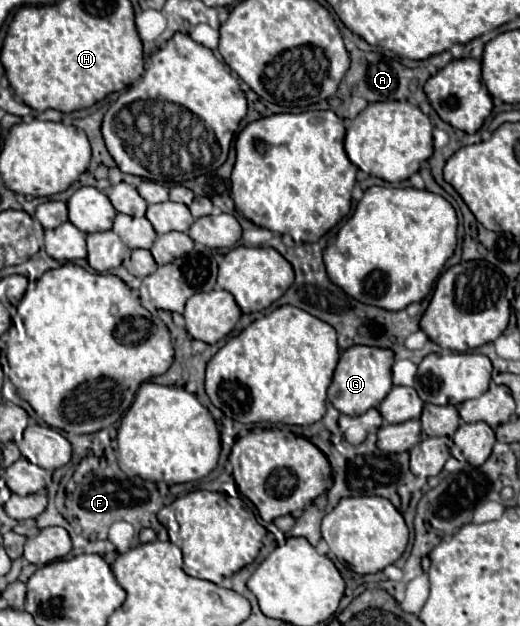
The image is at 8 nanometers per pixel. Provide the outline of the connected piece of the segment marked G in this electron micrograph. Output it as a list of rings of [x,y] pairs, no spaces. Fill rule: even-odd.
[[[353,345],[341,351],[339,365],[335,369],[333,383],[329,387],[329,401],[335,409],[345,415],[363,415],[371,407],[379,407],[381,401],[391,391],[391,367],[393,367],[393,353],[389,349],[369,347],[369,345]]]

